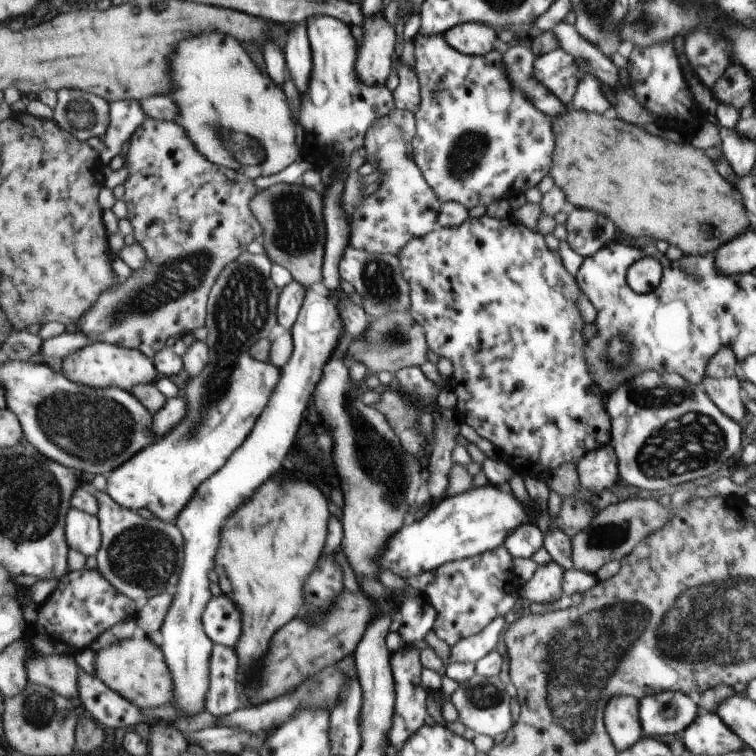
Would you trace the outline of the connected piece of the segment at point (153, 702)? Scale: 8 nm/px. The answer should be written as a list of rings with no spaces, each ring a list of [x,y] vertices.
[[[147,636],[115,641],[102,648],[96,656],[96,675],[111,690],[118,692],[137,708],[157,708],[173,702],[174,680],[164,649]]]

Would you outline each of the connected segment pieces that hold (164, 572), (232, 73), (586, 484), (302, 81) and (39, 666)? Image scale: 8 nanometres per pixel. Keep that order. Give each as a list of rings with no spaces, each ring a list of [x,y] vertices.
[[[90,485],[88,487],[100,502],[100,511],[97,516],[104,542],[97,554],[97,568],[116,586],[117,590],[138,603],[144,603],[165,591],[177,592],[178,582],[186,563],[184,534],[181,529],[175,523],[162,522],[159,517],[143,518],[137,514],[137,511],[121,506],[109,493],[96,491]]]
[[[209,32],[191,40],[185,40],[173,56],[173,98],[181,106],[180,117],[176,120],[182,124],[194,140],[197,148],[213,163],[233,168],[241,175],[247,172],[246,179],[256,176],[277,174],[297,158],[301,148],[296,144],[296,123],[287,108],[283,92],[271,84],[271,80],[255,68],[245,50],[229,36]]]
[[[610,443],[586,451],[574,464],[581,488],[599,492],[619,481],[616,456]]]
[[[303,26],[289,30],[289,44],[285,44],[285,60],[289,60],[289,78],[293,80],[299,94],[305,94],[311,70],[311,54]]]
[[[43,655],[31,657],[26,661],[26,669],[28,672],[28,679],[31,683],[43,685],[57,691],[61,696],[66,696],[72,701],[80,704],[78,689],[78,676],[81,672],[80,666],[73,655],[49,655],[45,658]]]

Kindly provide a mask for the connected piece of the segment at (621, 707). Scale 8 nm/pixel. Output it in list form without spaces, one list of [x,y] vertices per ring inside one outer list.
[[[613,695],[602,712],[605,732],[610,736],[617,754],[641,738],[639,698],[631,695]]]

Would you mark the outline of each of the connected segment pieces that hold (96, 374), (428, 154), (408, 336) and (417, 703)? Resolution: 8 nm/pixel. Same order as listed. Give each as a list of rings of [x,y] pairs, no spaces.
[[[105,341],[91,342],[83,350],[65,357],[61,372],[79,384],[97,388],[119,387],[129,392],[133,392],[137,385],[153,382],[159,374],[155,360],[150,359],[140,350],[114,345]]]
[[[417,33],[413,39],[413,56],[414,64],[411,68],[415,73],[418,80],[418,87],[420,92],[420,103],[417,112],[414,114],[416,119],[416,136],[413,138],[412,144],[412,159],[417,164],[420,171],[423,173],[424,179],[428,184],[433,184],[433,192],[439,198],[441,203],[453,201],[461,204],[467,210],[473,207],[484,206],[499,202],[499,200],[508,200],[509,196],[517,196],[517,194],[524,194],[529,188],[537,186],[537,182],[549,172],[549,166],[552,166],[553,150],[553,133],[552,125],[550,124],[550,116],[539,112],[536,108],[532,107],[530,101],[525,98],[515,89],[508,78],[506,77],[502,62],[501,55],[497,51],[488,52],[484,55],[466,55],[457,52],[445,39],[443,35],[432,34],[425,36]]]
[[[389,313],[377,320],[369,320],[365,338],[351,339],[346,350],[345,360],[358,360],[368,368],[368,375],[379,371],[393,374],[396,370],[407,367],[418,367],[426,361],[429,346],[426,343],[424,332],[417,321],[410,317],[410,313]]]
[[[402,646],[391,653],[391,671],[393,684],[395,685],[395,706],[392,708],[391,724],[387,732],[387,743],[393,748],[401,748],[423,726],[427,692],[419,685],[421,668],[419,650],[411,646]]]

